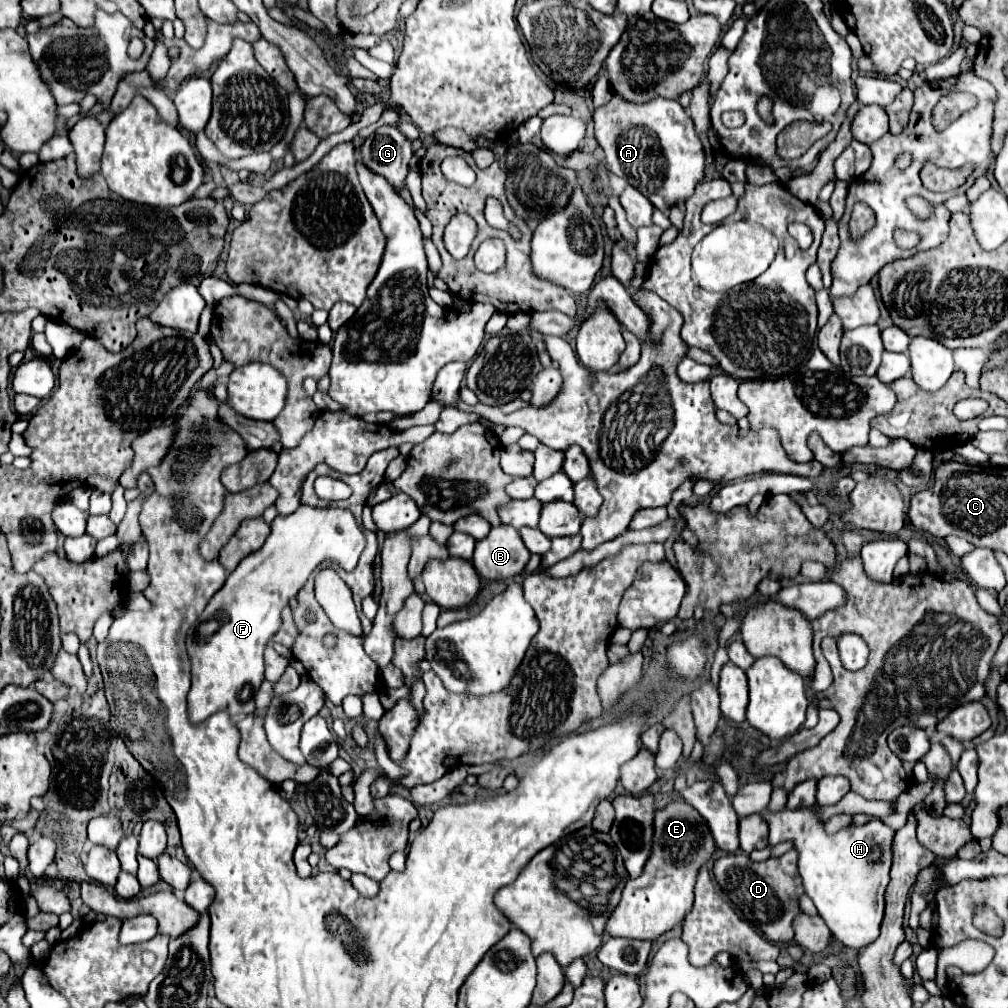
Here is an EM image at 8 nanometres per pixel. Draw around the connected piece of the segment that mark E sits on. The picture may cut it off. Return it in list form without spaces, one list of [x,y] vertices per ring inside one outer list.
[[[673,801],[655,815],[653,853],[645,871],[637,879],[629,879],[619,905],[613,909],[605,933],[609,937],[627,939],[657,939],[665,931],[683,921],[693,905],[693,885],[701,865],[709,861],[715,851],[715,841],[703,817],[685,801]]]

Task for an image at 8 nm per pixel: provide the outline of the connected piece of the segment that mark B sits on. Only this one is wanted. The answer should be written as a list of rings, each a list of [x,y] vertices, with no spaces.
[[[509,525],[491,527],[491,533],[475,543],[473,567],[483,579],[509,579],[523,573],[529,561],[529,551],[523,545],[517,529]]]

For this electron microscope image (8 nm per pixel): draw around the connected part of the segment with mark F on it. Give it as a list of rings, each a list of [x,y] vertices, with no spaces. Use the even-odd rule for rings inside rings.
[[[301,505],[301,507],[299,507],[295,513],[291,513],[291,515],[285,515],[285,517],[279,515],[279,517],[275,517],[273,523],[271,523],[271,535],[267,537],[265,545],[263,545],[259,551],[247,555],[247,557],[237,565],[237,569],[229,573],[225,585],[213,595],[213,599],[209,601],[209,605],[205,607],[205,611],[201,613],[197,627],[193,627],[191,633],[189,633],[187,651],[189,651],[189,655],[191,655],[191,677],[193,677],[193,685],[191,685],[191,691],[189,691],[189,695],[187,695],[189,719],[191,719],[193,723],[201,723],[201,721],[205,721],[209,715],[213,715],[213,713],[217,713],[217,711],[227,711],[227,713],[233,717],[233,721],[239,721],[239,719],[243,719],[245,715],[253,713],[253,711],[255,711],[253,695],[259,691],[259,687],[261,687],[261,683],[263,683],[263,669],[265,669],[263,653],[265,653],[267,643],[273,639],[273,635],[275,635],[275,633],[279,631],[279,627],[281,627],[281,611],[283,611],[285,607],[289,607],[289,599],[293,599],[293,597],[299,593],[299,589],[307,583],[307,577],[311,575],[311,571],[313,571],[319,563],[323,563],[325,559],[335,559],[337,563],[347,563],[347,567],[353,567],[353,569],[355,569],[357,563],[359,563],[359,557],[361,557],[363,549],[365,549],[365,533],[363,533],[363,529],[357,525],[353,513],[349,513],[347,509],[311,509],[311,507],[307,507],[307,505]],[[201,625],[203,625],[203,629],[205,629],[207,625],[215,625],[215,629],[213,629],[213,631],[209,629],[209,633],[203,633],[203,631],[201,631]]]

